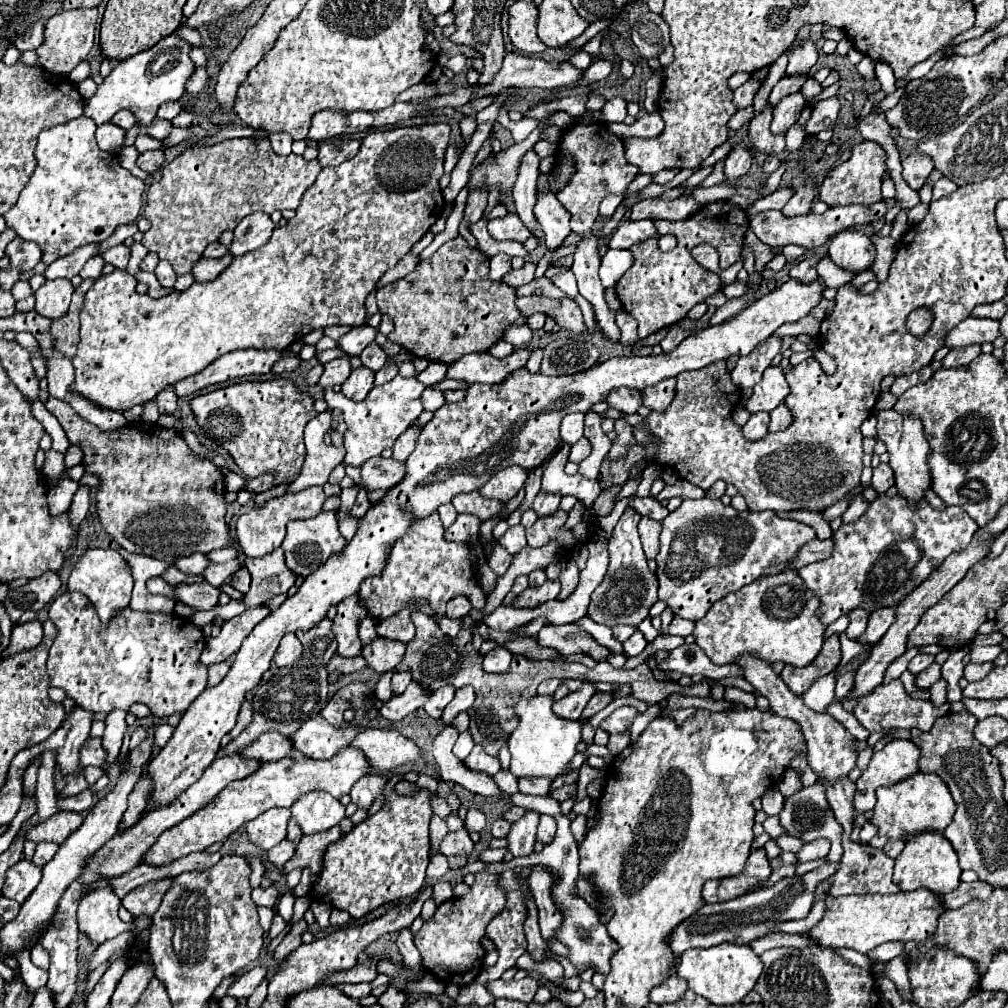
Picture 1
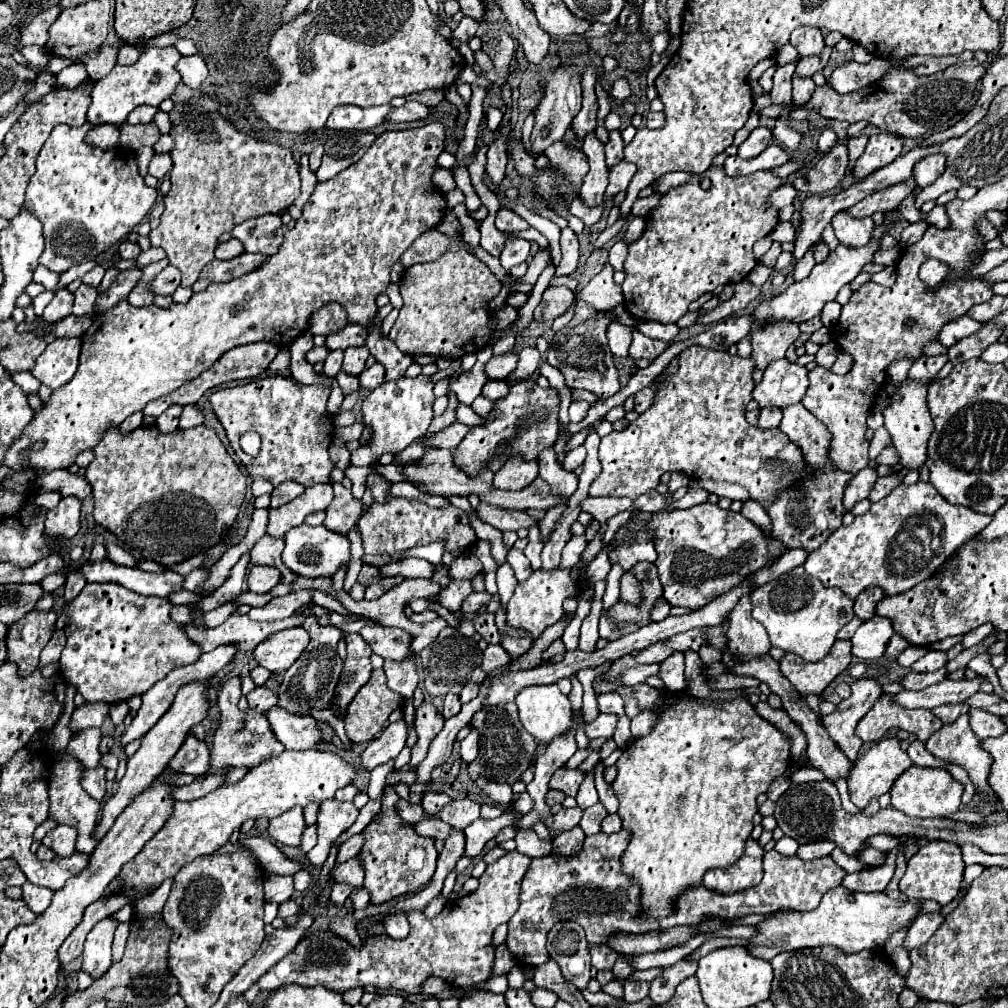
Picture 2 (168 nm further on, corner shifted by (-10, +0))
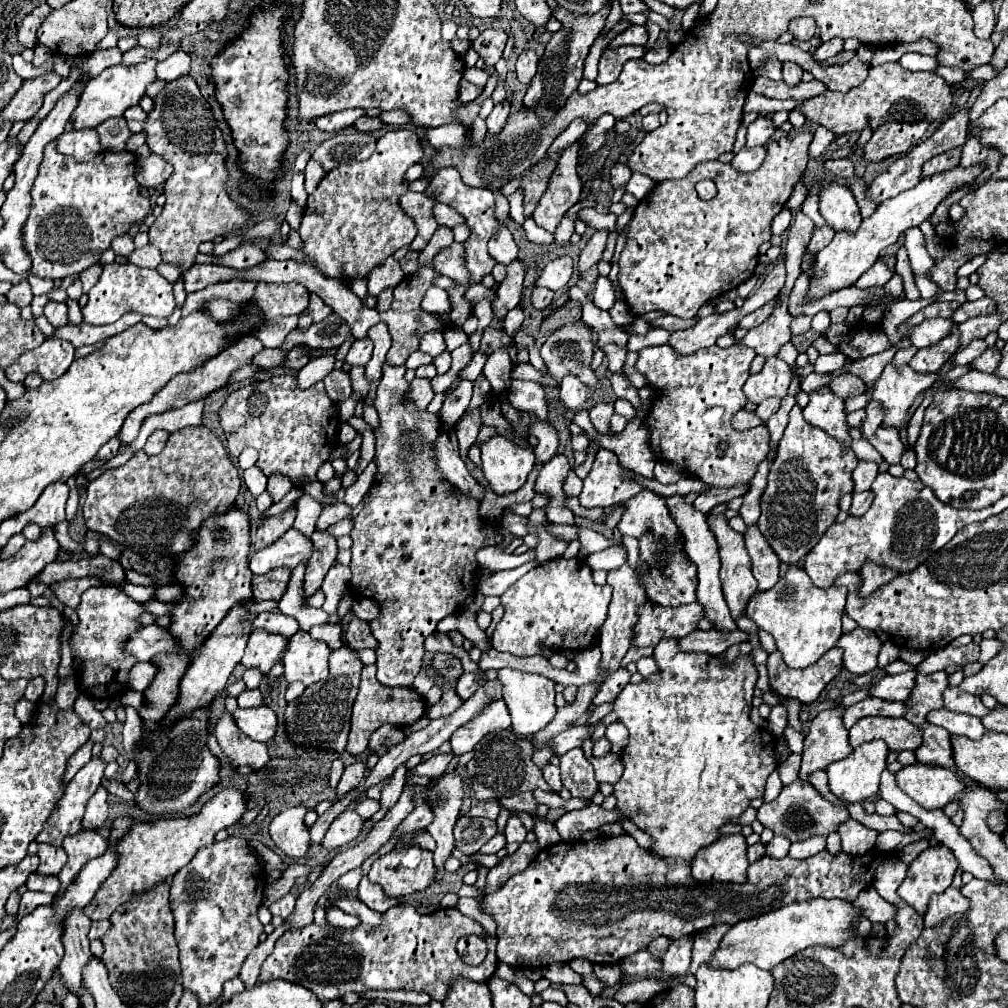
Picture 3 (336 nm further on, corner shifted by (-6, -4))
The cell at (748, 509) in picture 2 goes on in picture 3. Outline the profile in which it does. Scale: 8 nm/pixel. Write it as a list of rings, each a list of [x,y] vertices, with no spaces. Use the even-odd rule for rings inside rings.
[[[750,526],[746,532],[746,550],[752,562],[752,574],[758,580],[758,592],[770,590],[780,578],[780,560],[760,534],[758,526]]]

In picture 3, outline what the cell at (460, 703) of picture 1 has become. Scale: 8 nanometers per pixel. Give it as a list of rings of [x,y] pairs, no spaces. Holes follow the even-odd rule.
[[[476,670],[476,672],[468,672],[468,674],[462,674],[458,678],[458,684],[456,684],[456,692],[462,700],[468,700],[484,682],[486,682],[486,674],[482,670]]]

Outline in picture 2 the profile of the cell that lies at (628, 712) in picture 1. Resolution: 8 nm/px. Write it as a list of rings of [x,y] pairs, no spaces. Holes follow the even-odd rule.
[[[600,714],[594,722],[586,724],[586,736],[588,738],[612,738],[618,724],[616,714]]]

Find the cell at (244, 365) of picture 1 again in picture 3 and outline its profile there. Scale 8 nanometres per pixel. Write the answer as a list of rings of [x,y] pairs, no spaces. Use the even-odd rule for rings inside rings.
[[[242,336],[240,342],[228,346],[228,348],[226,348],[224,352],[220,352],[216,358],[210,358],[204,366],[200,366],[200,368],[196,368],[196,370],[190,370],[188,374],[178,374],[176,378],[172,378],[172,382],[168,382],[168,386],[164,386],[164,390],[160,390],[160,394],[156,394],[156,398],[152,398],[152,402],[146,402],[146,404],[138,406],[136,410],[132,410],[132,414],[128,414],[128,418],[124,420],[124,426],[122,426],[120,434],[118,434],[120,444],[124,446],[124,444],[134,442],[136,436],[138,436],[138,432],[140,432],[142,422],[144,422],[148,416],[152,416],[152,414],[162,414],[162,412],[172,410],[172,408],[182,408],[182,406],[186,406],[188,402],[202,400],[202,398],[208,396],[210,392],[222,388],[222,386],[228,382],[228,376],[230,376],[236,368],[250,364],[252,356],[258,354],[262,348],[264,348],[264,346],[262,346],[262,342],[260,342],[258,338],[254,338],[254,336]]]

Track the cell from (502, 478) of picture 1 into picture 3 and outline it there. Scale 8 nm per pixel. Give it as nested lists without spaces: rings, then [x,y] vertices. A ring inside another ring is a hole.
[[[504,436],[490,438],[480,450],[482,472],[496,494],[508,494],[522,488],[534,468],[532,448],[518,446]]]

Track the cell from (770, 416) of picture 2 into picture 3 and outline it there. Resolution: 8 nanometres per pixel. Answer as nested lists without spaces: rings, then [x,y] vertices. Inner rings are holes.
[[[766,398],[764,402],[758,404],[756,414],[758,414],[758,418],[762,418],[762,420],[766,422],[778,408],[780,408],[780,400],[778,400],[778,398],[776,398],[776,400],[774,400],[774,398]]]

